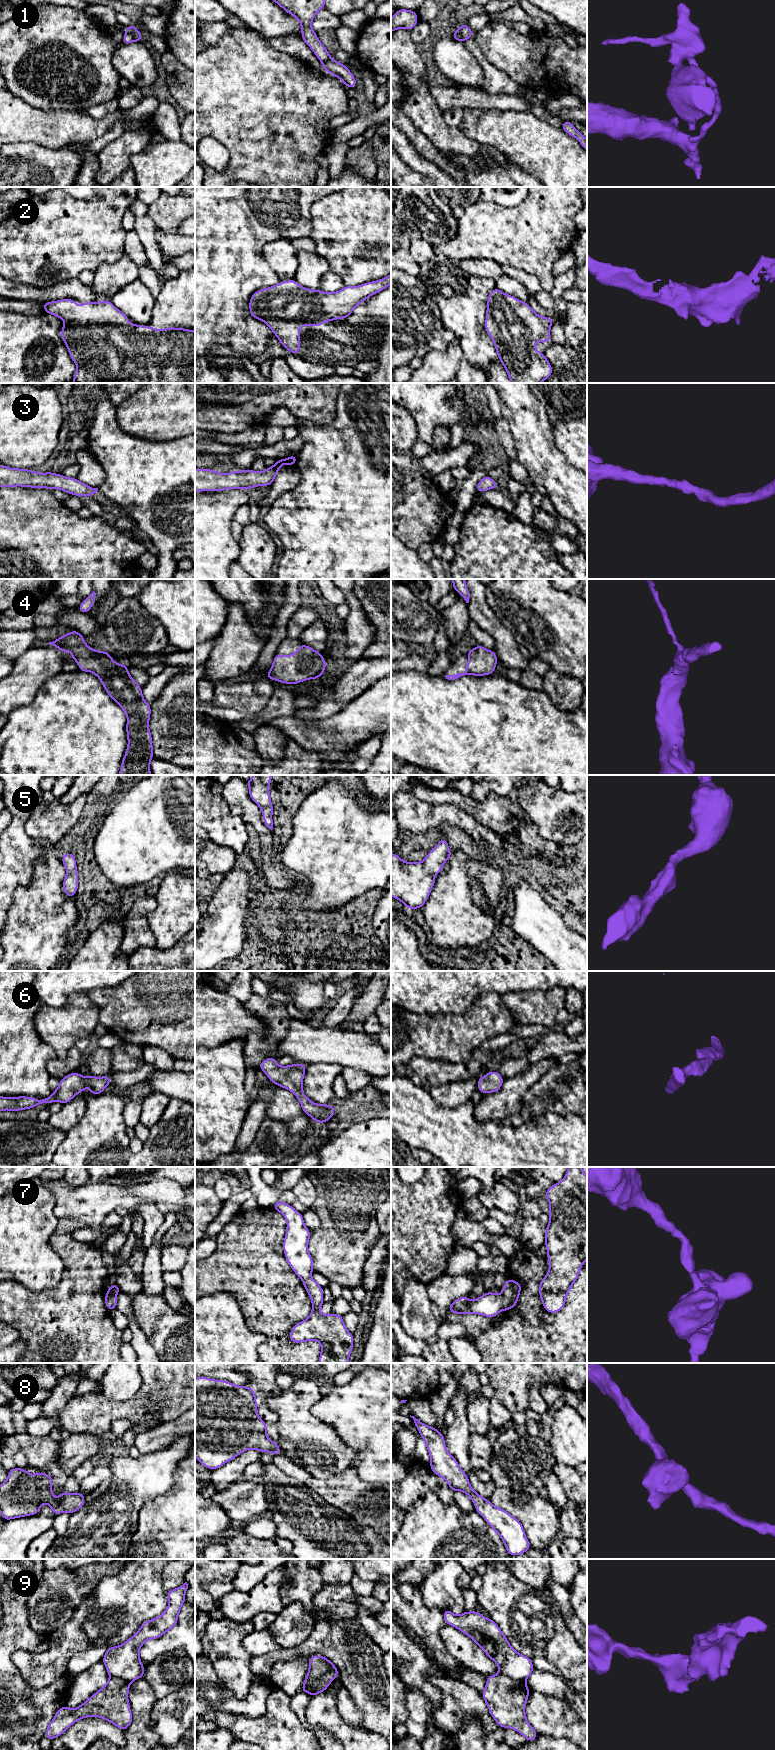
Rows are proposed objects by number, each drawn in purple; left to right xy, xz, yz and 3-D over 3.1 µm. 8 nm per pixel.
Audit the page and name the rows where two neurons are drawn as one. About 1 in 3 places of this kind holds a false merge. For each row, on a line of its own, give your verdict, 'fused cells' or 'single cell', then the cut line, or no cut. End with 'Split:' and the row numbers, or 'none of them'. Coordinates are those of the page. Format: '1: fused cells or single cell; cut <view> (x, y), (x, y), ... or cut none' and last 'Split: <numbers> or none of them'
1: fused cells; cut xy (125, 30), (134, 40)
2: single cell; cut none
3: single cell; cut none
4: single cell; cut none
5: single cell; cut none
6: single cell; cut none
7: single cell; cut none
8: single cell; cut none
9: fused cells; cut xz (332, 1663), (305, 1691)
Split: 1, 9

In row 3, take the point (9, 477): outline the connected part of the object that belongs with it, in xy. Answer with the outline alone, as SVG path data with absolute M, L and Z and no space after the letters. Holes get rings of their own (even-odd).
M0 464L0 487L31 487L61 489L79 497L92 497L98 488L90 487L77 478L64 477L53 472L39 473L30 469L9 468Z

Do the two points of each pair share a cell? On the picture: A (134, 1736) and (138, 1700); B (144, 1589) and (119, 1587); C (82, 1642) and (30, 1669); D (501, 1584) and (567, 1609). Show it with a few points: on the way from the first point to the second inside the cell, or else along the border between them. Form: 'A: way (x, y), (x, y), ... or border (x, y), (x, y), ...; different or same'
A: way (139, 1727), (139, 1709); same
B: way (138, 1589), (125, 1589); same
C: way (69, 1643), (43, 1669); same
D: border (547, 1588), (564, 1622), (568, 1626); different

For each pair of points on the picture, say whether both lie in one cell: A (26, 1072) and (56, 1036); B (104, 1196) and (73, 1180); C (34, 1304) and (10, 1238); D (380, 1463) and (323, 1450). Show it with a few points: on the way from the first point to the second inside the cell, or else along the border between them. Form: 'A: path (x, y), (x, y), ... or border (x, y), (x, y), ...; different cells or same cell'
A: border (35, 1026), (38, 1035), (55, 1051); different cells
B: border (62, 1179), (71, 1186), (81, 1186), (88, 1182); different cells
C: border (10, 1279), (32, 1290), (52, 1288); different cells
D: border (340, 1438), (355, 1450), (355, 1456), (350, 1464); different cells

